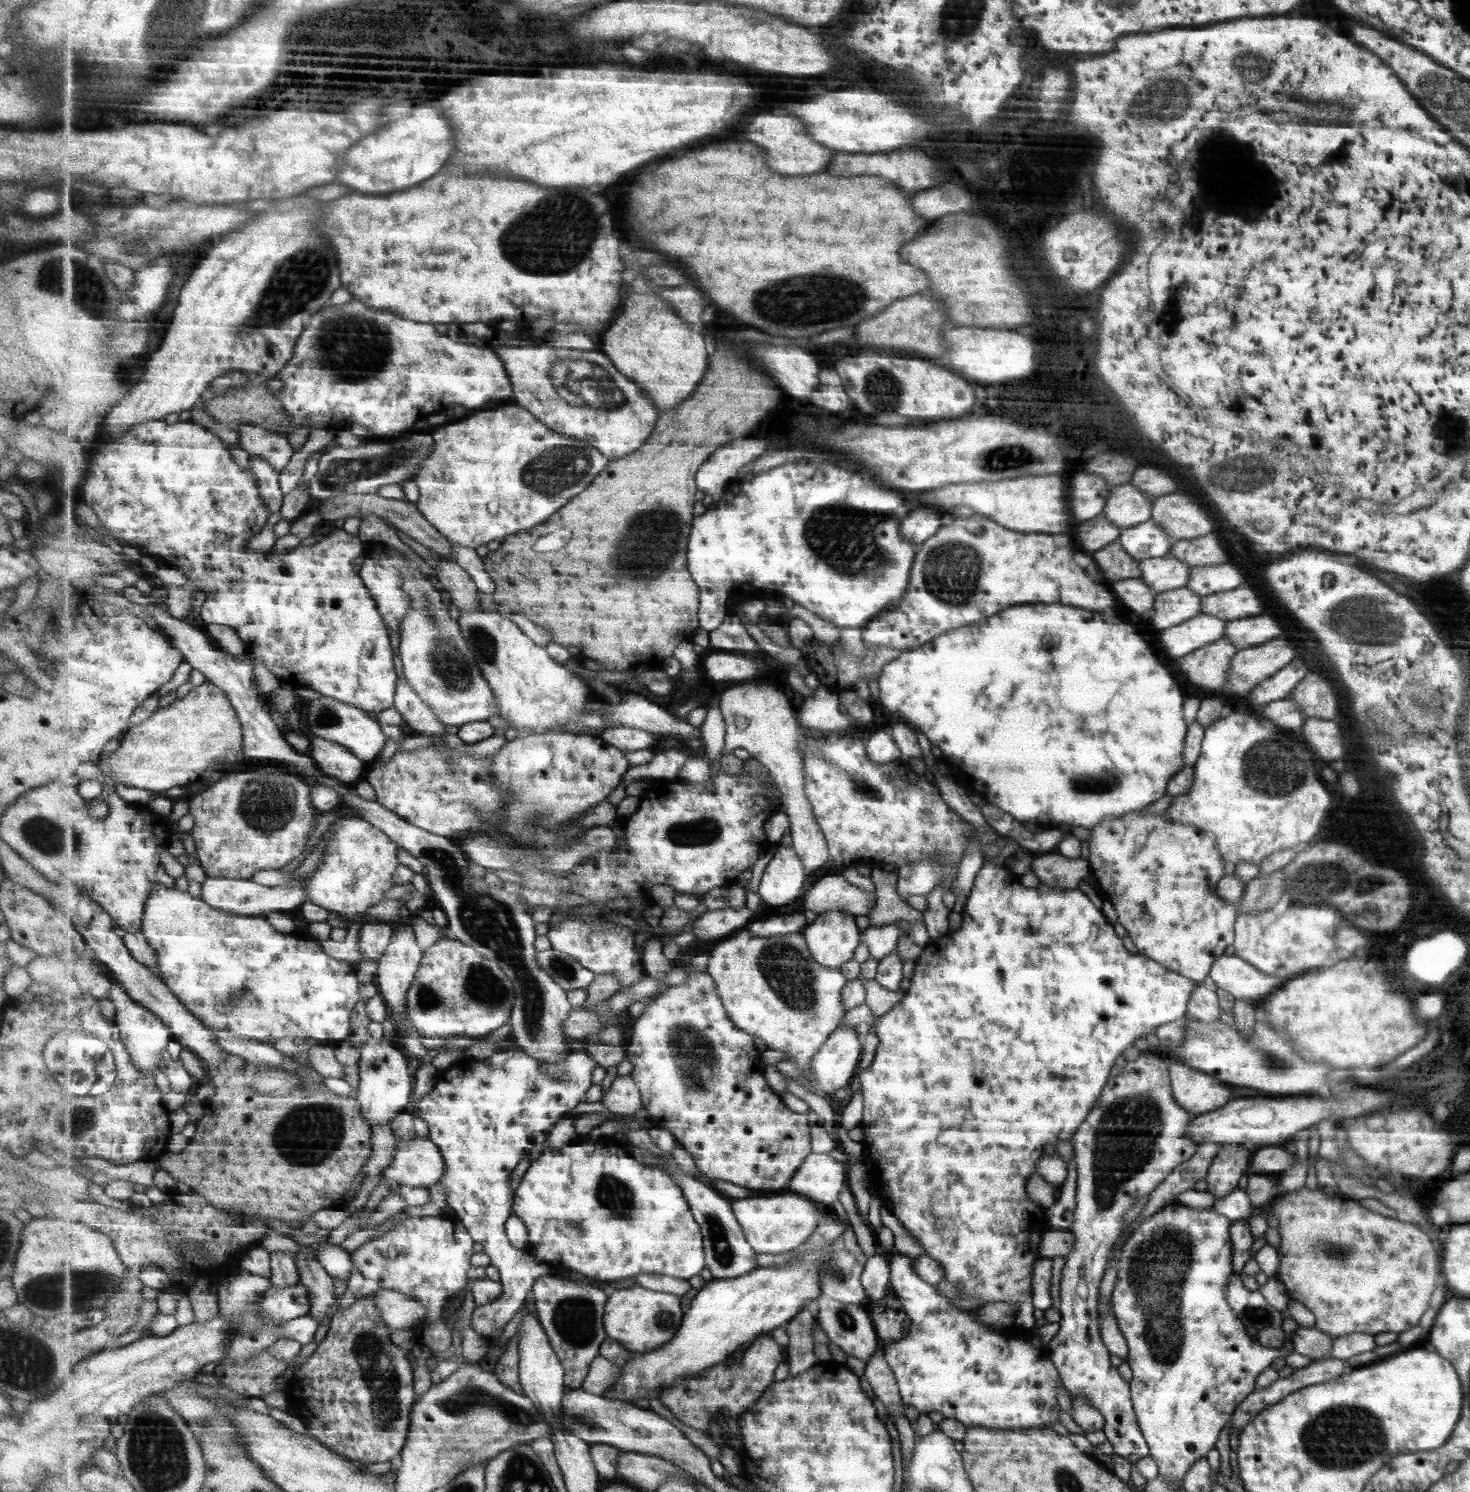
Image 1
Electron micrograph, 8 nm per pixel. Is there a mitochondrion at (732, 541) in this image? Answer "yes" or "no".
no

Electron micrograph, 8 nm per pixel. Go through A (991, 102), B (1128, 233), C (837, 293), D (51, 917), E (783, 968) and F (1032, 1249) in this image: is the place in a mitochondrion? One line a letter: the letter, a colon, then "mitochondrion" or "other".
A: other
B: other
C: mitochondrion
D: other
E: mitochondrion
F: other

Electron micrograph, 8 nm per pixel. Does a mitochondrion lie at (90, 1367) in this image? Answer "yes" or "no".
no

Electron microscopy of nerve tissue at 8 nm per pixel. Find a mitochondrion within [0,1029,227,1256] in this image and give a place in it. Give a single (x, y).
(81, 1120)

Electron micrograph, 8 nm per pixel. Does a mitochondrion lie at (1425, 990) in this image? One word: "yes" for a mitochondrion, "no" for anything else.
no

